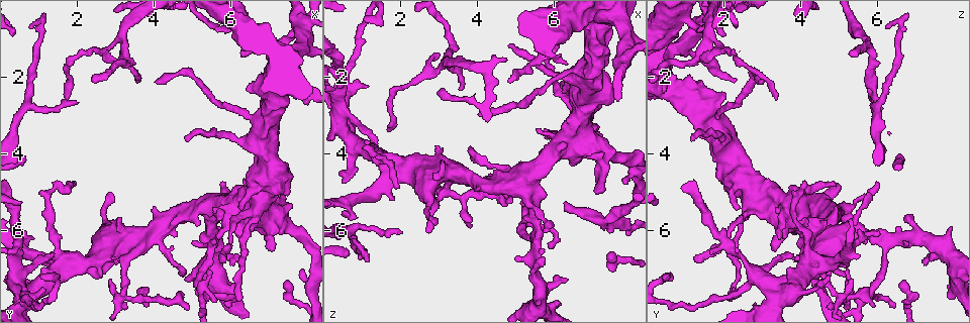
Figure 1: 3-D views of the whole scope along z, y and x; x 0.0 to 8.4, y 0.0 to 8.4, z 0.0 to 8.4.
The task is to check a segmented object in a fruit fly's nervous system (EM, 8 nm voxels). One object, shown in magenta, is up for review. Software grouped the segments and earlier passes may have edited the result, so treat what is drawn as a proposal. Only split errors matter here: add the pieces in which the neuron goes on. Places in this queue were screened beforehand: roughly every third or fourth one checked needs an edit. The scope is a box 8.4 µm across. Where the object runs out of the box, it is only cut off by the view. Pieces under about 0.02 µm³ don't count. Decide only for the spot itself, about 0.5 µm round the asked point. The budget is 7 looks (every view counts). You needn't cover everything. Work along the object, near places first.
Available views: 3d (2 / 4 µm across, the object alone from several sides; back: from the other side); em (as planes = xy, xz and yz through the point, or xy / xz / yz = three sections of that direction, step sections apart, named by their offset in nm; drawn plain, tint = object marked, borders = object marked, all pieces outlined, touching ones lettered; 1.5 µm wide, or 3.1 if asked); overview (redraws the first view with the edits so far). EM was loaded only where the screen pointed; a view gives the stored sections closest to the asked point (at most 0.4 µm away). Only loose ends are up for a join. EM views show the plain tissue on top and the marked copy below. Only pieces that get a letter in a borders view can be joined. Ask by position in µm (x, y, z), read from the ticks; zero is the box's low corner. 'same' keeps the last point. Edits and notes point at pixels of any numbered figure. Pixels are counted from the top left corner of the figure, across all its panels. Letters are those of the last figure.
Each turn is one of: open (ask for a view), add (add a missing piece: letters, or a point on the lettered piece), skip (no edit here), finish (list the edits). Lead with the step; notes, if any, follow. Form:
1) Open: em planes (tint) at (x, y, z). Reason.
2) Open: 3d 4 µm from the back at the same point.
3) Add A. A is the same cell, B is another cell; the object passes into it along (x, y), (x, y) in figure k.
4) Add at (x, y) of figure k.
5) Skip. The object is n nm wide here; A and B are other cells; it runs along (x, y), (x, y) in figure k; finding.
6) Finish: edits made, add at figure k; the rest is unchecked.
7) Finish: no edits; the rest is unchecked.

Open: 3d 4 µm at (1.95, 2.60, 6.00).

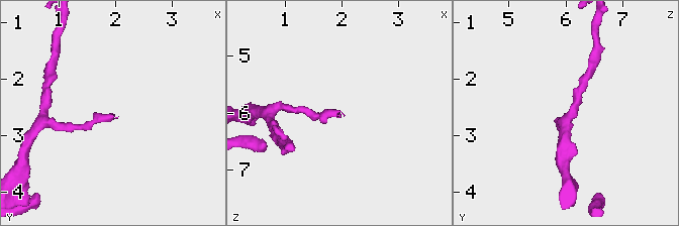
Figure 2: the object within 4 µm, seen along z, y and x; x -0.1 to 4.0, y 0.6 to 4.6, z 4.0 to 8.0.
Open: em planes (borders) at (2.00, 2.65, 5.95). Shape alone is not enough.

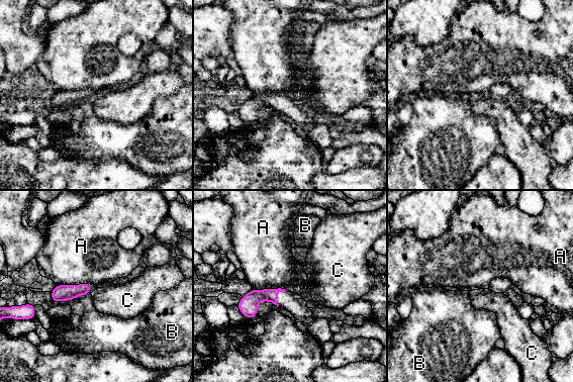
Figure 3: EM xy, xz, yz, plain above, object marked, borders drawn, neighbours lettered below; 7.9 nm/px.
Skip. A, B and C are other cells; a border runs along (252, 288), (284, 288), (287, 290) in figure 3; no lettered piece goes on from it.

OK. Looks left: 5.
Open: 3d 4 µm at (0.90, 0.70, 6.30). Thin end.

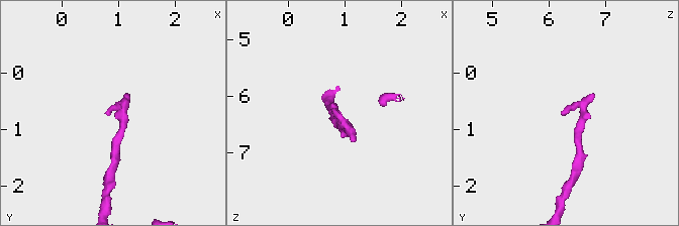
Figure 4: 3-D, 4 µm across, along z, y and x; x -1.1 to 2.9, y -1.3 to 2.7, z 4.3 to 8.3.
Open: em xy step 8 (borders) at (0.85, 0.75, 6.25).

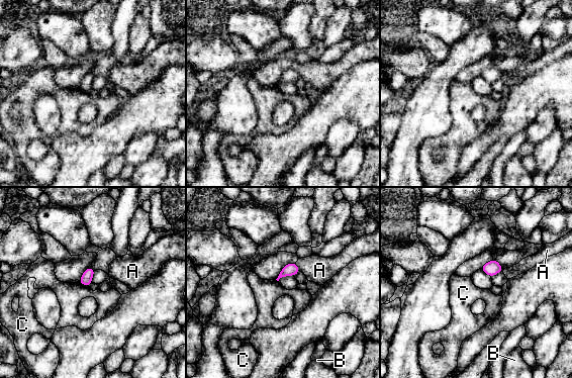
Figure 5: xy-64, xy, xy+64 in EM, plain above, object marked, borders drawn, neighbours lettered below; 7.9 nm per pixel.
Open: em yz step 8 (borders) at the same point.

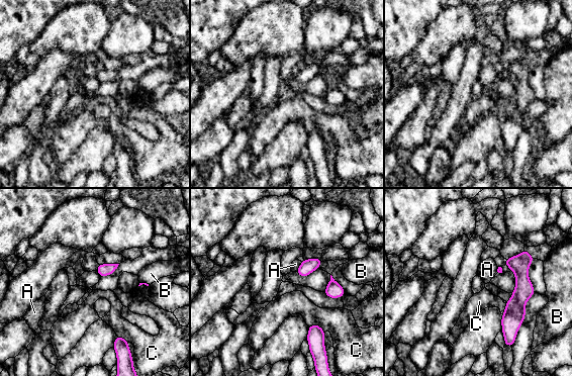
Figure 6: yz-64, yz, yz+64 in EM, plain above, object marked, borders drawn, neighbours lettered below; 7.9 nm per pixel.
Skip. A, B and C are other cells; a border runs along (308, 325), (316, 323), (324, 332) in figure 6; none of them fits.

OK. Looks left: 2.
Finish: no edits; the rest is unchecked.

